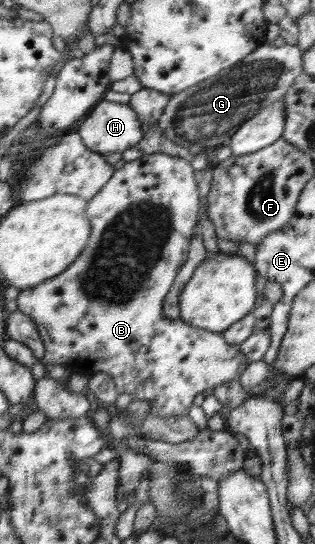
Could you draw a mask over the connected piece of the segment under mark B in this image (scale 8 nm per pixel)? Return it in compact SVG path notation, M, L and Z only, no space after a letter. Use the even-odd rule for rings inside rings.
M164 153L143 154L142 157L133 161L126 162L122 168L116 170L98 193L88 200L88 215L92 215L92 223L96 223L96 227L92 229L92 243L88 243L88 247L84 249L84 255L80 255L80 259L76 259L76 263L72 263L72 267L56 278L48 279L46 282L40 283L28 289L21 290L17 296L18 310L21 313L28 314L33 317L40 337L44 344L44 357L42 364L61 365L69 369L69 372L86 373L89 377L96 373L106 373L112 381L116 391L120 393L128 393L134 401L150 401L150 410L156 417L180 417L186 415L186 411L192 405L192 399L200 393L204 393L206 389L214 389L216 386L224 385L231 382L232 379L238 379L242 371L251 362L240 347L236 344L229 344L220 332L208 331L199 327L168 327L168 321L164 319L163 309L165 307L164 297L168 293L168 289L174 285L175 279L178 277L179 271L182 270L183 264L186 263L189 254L190 237L194 231L194 225L198 223L198 211L200 211L200 201L198 201L198 183L194 179L194 169L188 161L184 161L181 157L172 157L172 155Z

